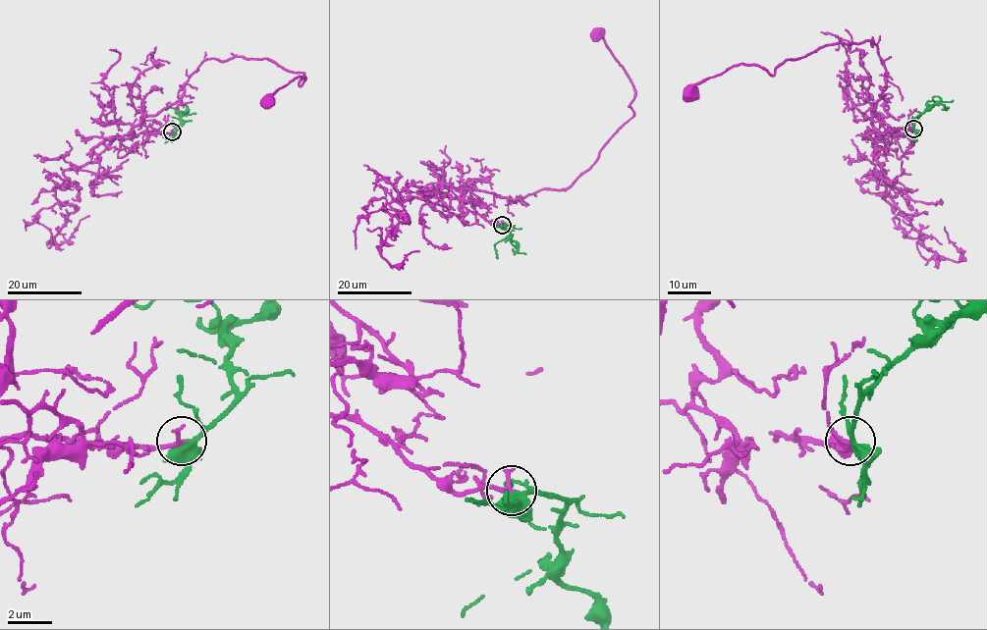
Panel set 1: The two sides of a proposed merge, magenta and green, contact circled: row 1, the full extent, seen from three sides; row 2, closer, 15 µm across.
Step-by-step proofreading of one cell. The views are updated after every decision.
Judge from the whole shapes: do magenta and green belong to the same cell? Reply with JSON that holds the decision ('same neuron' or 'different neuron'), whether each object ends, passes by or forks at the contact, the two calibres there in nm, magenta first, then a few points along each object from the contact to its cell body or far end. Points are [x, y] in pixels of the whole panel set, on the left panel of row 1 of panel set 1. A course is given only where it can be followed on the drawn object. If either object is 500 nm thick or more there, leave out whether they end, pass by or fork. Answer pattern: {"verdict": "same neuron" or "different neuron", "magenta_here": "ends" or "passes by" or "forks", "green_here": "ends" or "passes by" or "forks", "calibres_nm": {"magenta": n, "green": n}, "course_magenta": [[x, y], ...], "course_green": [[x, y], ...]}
{"verdict": "same neuron", "magenta_here": "passes by", "green_here": "passes by", "calibres_nm": {"magenta": 170, "green": 380}, "course_magenta": [[173, 132], [130, 135], [178, 100], [208, 59], [266, 59], [301, 72], [301, 85], [304, 78], [266, 100]], "course_green": [[173, 132], [181, 125], [180, 116], [178, 110], [164, 108], [168, 107]]}

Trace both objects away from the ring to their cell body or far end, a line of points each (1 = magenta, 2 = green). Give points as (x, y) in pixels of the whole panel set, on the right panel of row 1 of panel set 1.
1: (912, 130), (872, 125), (886, 73), (871, 41), (819, 46), (773, 75), (733, 65), (690, 92)
2: (912, 130), (926, 110), (926, 103), (952, 100)

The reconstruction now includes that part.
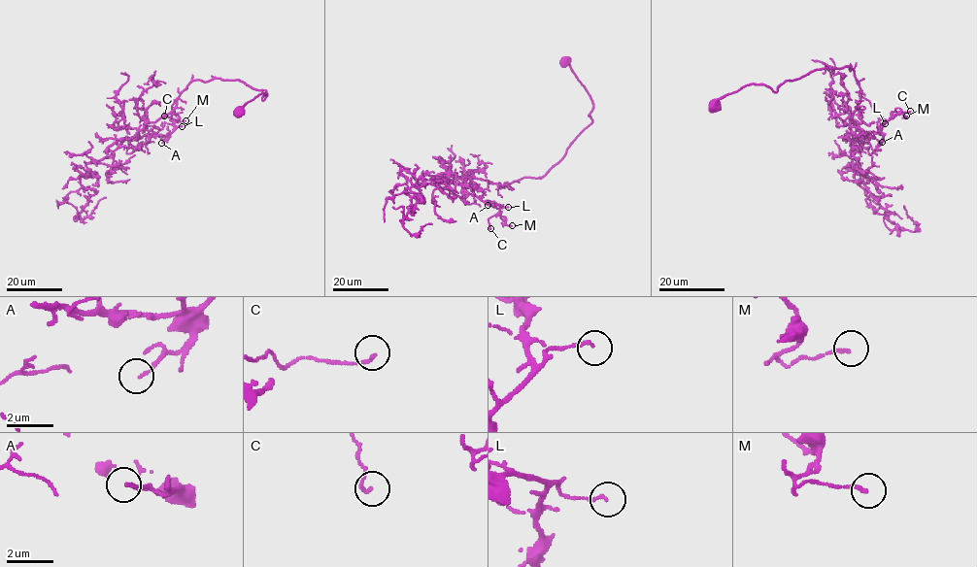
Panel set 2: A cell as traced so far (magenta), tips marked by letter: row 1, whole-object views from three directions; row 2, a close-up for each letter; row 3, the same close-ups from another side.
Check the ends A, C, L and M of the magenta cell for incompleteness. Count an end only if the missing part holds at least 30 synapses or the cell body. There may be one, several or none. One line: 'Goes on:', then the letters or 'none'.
Goes on: none

